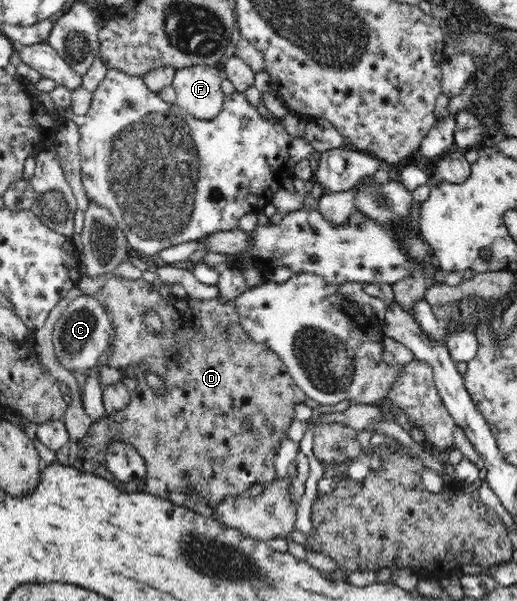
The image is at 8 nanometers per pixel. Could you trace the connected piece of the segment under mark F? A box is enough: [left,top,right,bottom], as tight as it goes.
[172,65,223,120]

